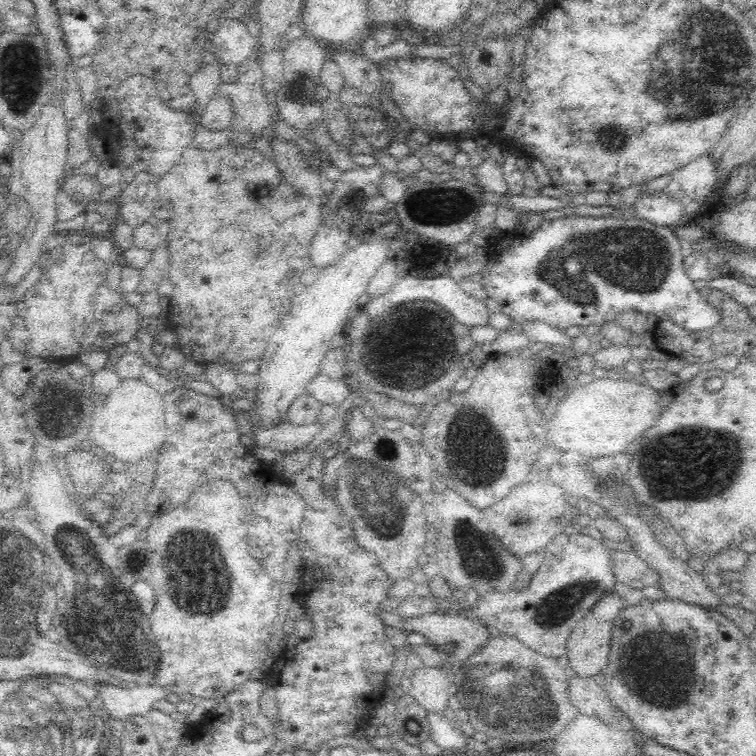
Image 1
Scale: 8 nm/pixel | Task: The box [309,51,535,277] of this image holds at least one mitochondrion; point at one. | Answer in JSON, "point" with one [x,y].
{"point":[451,204]}

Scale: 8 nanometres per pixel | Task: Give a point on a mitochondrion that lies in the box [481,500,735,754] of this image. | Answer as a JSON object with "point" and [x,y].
{"point":[669,655]}

